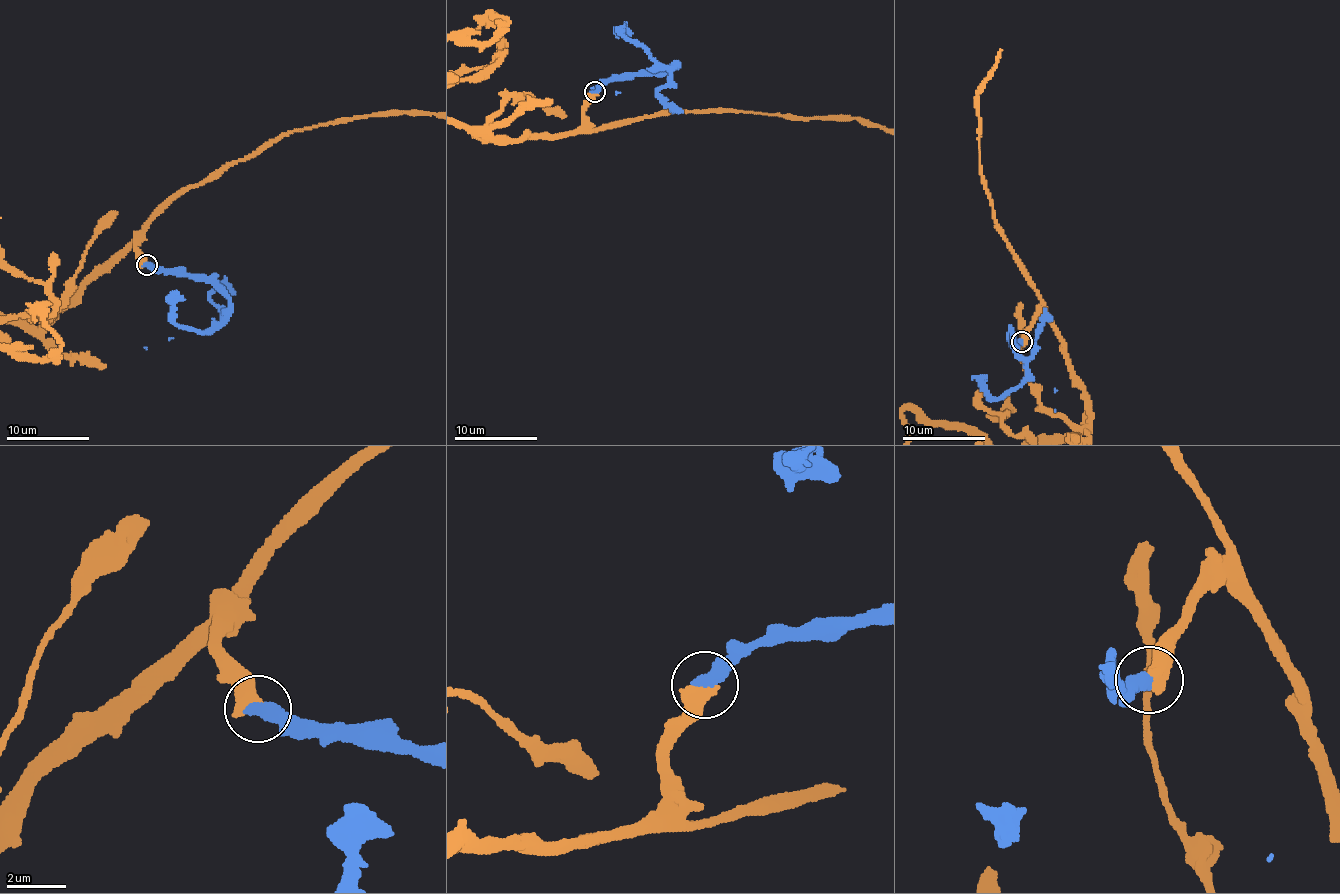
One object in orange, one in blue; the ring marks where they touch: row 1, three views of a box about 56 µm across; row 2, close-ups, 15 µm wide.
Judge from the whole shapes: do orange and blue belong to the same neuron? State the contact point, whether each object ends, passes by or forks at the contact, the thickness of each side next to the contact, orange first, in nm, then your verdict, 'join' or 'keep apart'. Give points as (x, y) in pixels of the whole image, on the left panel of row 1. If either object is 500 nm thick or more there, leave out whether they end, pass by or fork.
at (146, 265); 550 nm thick on the orange side, 500 nm on the other; join

